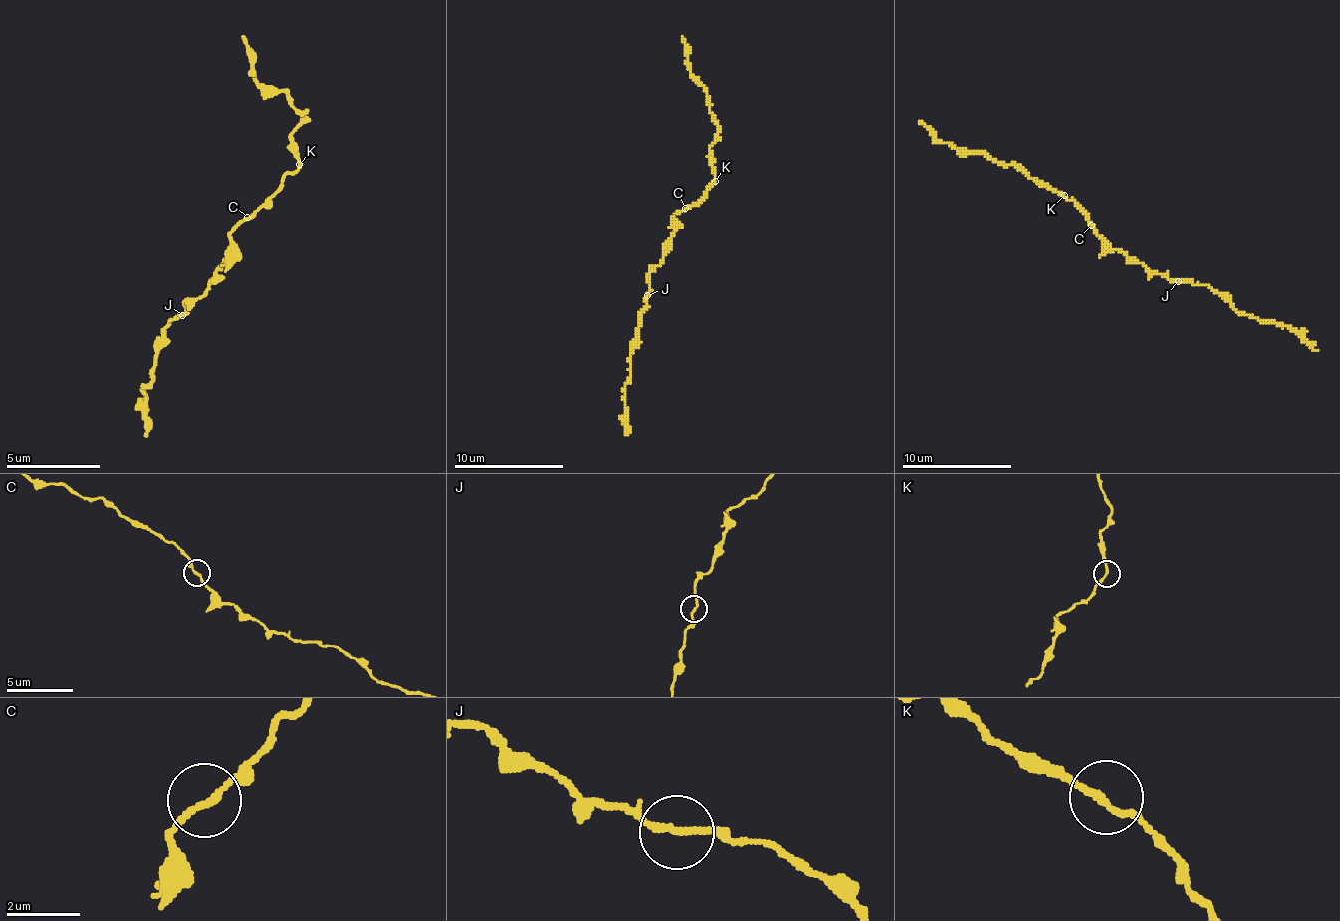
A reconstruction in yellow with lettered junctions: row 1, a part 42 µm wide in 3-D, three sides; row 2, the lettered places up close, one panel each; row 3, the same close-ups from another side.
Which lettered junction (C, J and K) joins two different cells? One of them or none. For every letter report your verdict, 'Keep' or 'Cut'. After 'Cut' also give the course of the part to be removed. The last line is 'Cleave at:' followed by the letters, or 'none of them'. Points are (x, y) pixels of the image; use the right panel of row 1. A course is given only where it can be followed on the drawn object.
C: Keep
J: Keep
K: Keep
Cleave at: none of them

